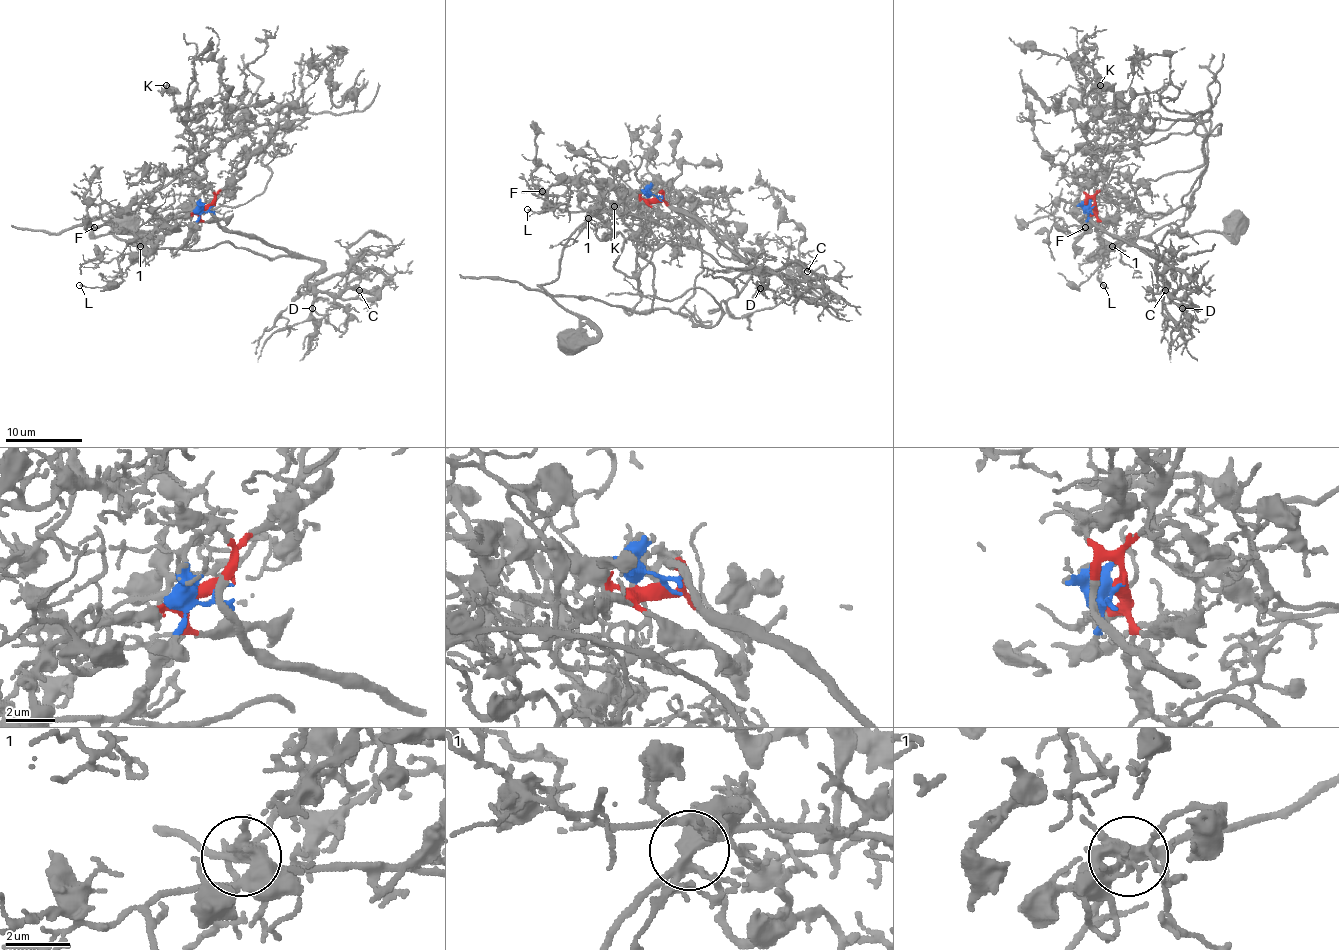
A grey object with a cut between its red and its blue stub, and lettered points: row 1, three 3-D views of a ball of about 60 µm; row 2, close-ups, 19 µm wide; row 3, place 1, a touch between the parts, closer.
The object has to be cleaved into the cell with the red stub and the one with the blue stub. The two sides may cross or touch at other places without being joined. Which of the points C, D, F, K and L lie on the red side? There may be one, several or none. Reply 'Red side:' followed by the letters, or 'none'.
Red side: C, D

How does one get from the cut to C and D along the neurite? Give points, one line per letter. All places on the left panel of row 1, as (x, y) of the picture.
C: (210, 207), (214, 198), (210, 213), (228, 230), (321, 263), (315, 280), (352, 272), (359, 289)
D: (210, 207), (214, 198), (210, 213), (228, 230), (321, 263), (308, 280), (312, 314), (323, 316), (312, 309)

